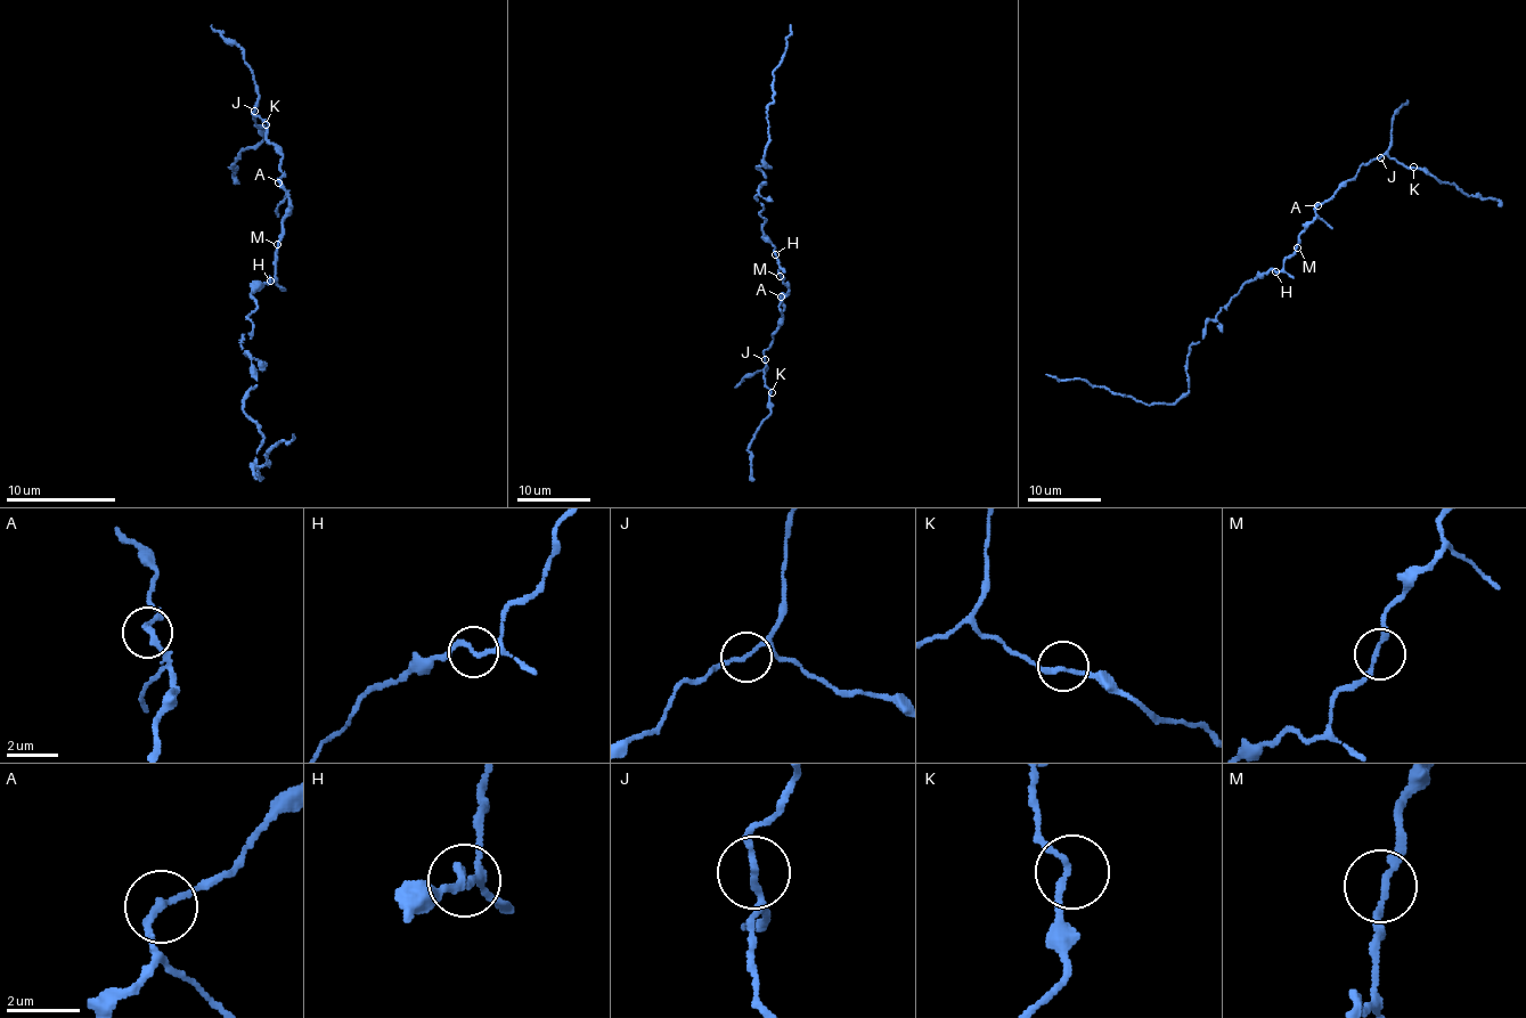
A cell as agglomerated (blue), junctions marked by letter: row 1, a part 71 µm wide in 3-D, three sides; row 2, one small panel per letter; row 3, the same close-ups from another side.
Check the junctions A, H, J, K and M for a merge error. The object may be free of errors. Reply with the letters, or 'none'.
none

